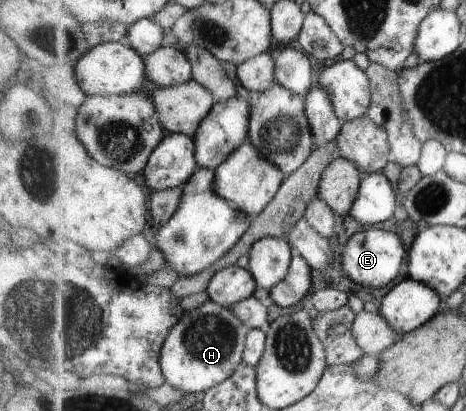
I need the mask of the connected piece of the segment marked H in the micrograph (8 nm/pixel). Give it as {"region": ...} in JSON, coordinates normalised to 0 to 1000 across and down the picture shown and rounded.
{"region":[[[453,727],[414,757],[397,757],[384,786],[363,808],[343,859],[343,886],[356,927],[371,942],[382,942],[403,956],[427,956],[427,951],[440,956],[446,946],[470,937],[496,917],[515,883],[524,878],[534,803],[502,757]]]}

